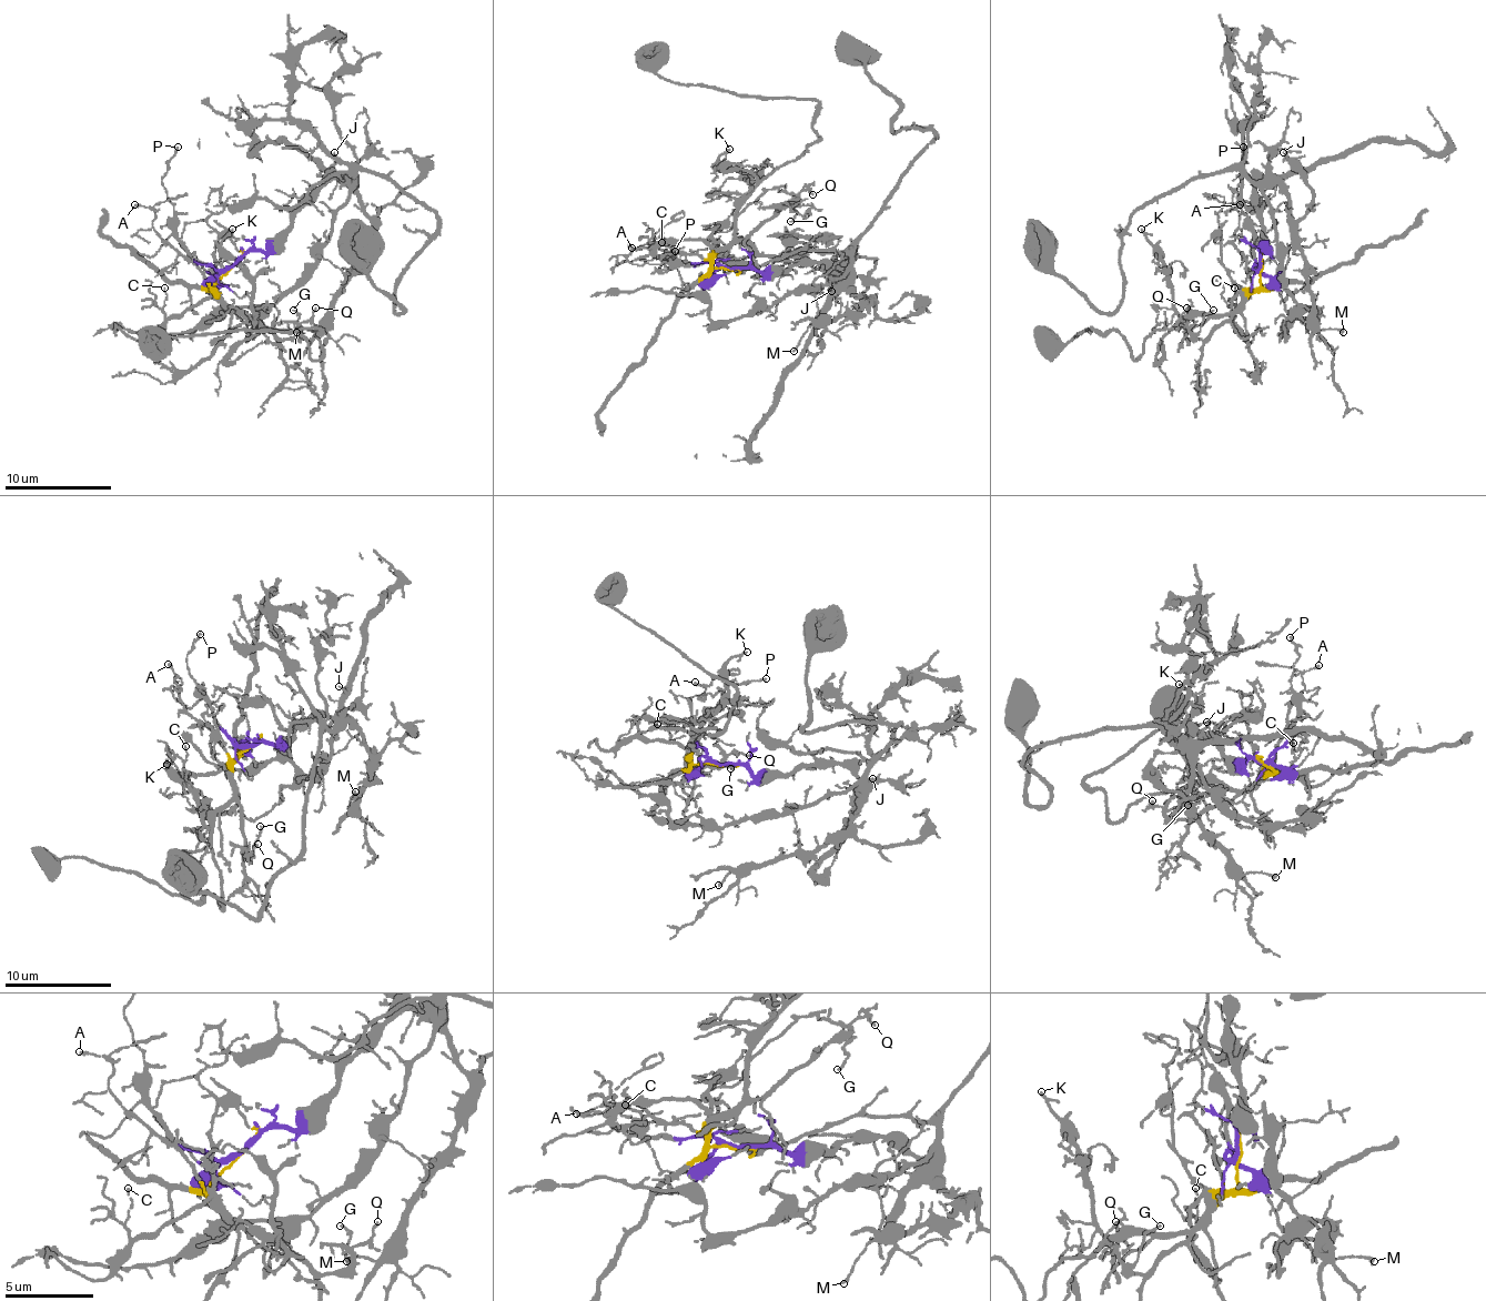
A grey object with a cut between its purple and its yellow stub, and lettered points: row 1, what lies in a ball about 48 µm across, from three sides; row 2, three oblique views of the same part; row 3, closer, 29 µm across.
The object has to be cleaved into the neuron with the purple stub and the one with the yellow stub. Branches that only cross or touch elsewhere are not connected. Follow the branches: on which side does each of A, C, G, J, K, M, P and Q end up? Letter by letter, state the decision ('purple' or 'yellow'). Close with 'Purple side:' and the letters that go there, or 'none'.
A: yellow
C: yellow
G: yellow
J: purple
K: yellow
M: purple
P: purple
Q: yellow
Purple side: J, M, P

